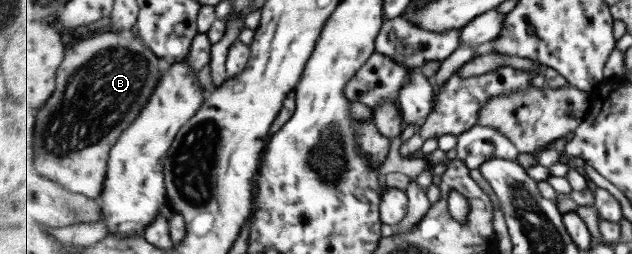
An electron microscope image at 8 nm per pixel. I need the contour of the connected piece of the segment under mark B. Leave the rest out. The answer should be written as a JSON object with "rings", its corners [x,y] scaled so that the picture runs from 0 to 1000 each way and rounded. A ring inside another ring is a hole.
{"rings":[[[165,126],[127,165],[123,197],[120,181],[111,189],[93,272],[92,354],[59,449],[54,520],[59,693],[93,717],[111,756],[158,783],[177,583],[239,402],[258,299],[253,287],[253,224],[223,154],[217,157],[199,126]]]}

